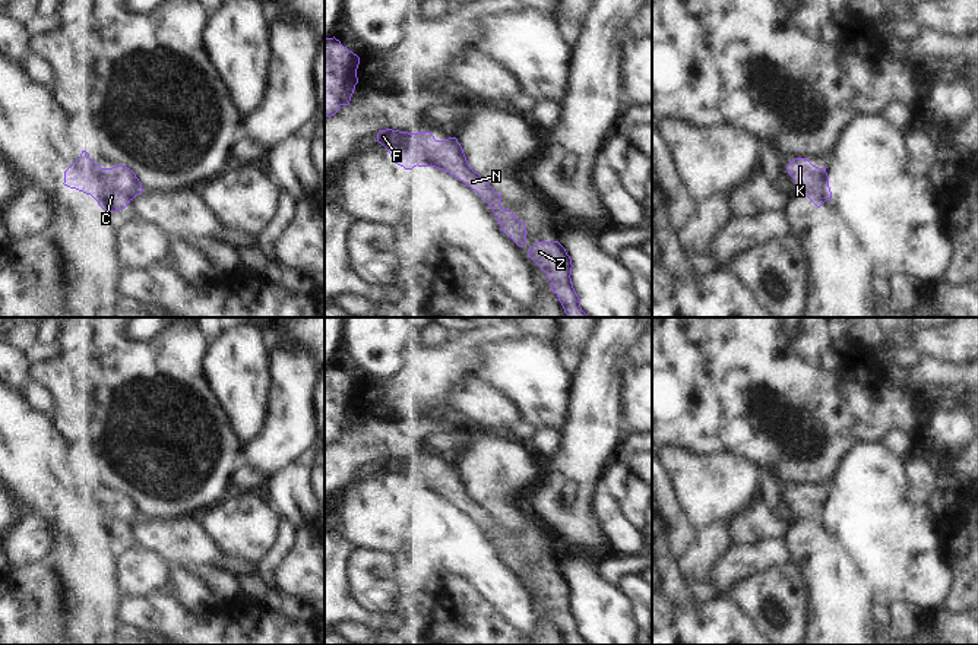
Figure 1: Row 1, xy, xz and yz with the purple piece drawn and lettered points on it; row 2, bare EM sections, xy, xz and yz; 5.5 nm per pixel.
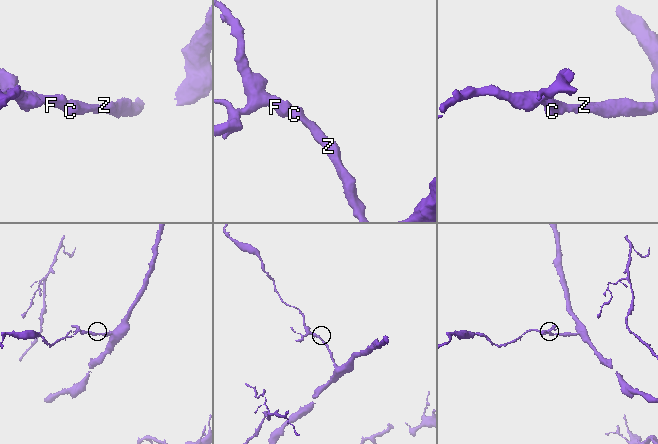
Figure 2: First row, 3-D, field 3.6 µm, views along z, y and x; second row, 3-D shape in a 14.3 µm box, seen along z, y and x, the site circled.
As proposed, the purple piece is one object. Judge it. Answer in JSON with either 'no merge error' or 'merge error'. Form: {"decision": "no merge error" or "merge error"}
{"decision": "no merge error"}

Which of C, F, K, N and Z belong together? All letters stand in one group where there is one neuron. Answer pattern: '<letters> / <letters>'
C F K N Z

